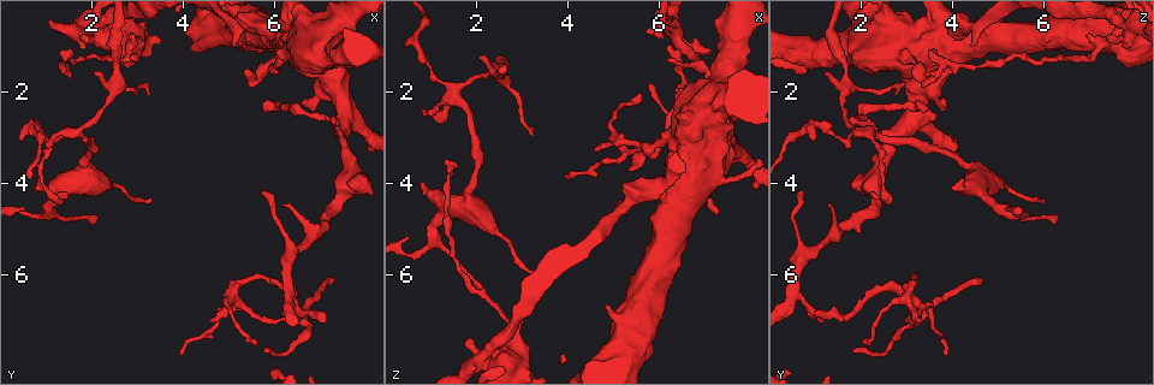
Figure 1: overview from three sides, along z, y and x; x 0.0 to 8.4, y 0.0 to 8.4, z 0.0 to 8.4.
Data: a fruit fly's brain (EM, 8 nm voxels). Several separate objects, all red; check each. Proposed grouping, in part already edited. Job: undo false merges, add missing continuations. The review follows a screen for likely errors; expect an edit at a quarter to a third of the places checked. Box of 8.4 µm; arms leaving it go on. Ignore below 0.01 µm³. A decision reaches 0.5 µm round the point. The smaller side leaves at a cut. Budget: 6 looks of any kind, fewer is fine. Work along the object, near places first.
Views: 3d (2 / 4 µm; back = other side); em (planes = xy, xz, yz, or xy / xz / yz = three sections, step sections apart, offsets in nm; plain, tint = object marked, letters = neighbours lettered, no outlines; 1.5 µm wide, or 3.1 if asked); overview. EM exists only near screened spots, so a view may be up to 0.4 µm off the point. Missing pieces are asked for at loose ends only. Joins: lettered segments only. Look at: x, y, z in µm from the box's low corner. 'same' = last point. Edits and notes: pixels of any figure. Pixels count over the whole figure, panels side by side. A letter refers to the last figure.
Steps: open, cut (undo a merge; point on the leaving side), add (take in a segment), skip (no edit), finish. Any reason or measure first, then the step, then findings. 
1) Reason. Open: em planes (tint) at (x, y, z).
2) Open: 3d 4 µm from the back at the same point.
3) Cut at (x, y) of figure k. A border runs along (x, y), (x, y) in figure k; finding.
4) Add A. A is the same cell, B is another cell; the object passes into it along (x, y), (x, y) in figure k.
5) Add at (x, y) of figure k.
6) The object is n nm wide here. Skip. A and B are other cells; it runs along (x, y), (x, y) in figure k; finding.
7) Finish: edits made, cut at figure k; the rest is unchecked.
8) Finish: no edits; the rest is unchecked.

Tapers out. Open: 3d 4 µm at (5.75, 2.35, 3.40).

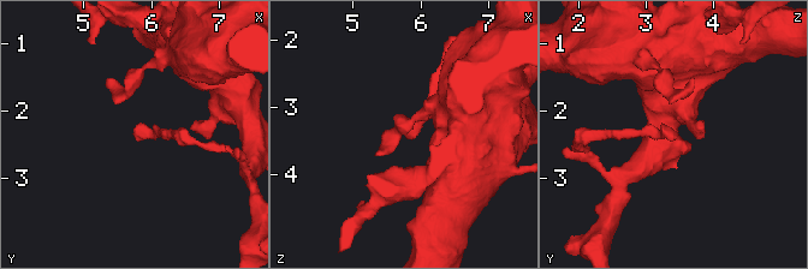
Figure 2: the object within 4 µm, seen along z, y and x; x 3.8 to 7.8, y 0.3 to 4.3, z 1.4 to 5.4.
Need the tissue. Open: em xy step 8 (letters) at (5.70, 2.40, 3.40).

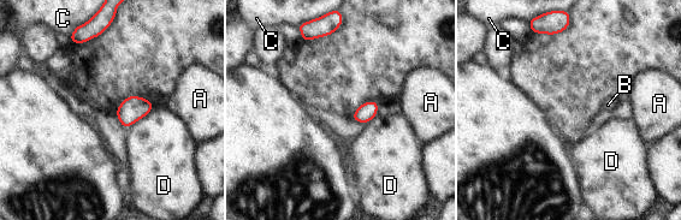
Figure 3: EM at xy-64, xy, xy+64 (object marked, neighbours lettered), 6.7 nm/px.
Open: em xz step 8 (letters) at the same point.

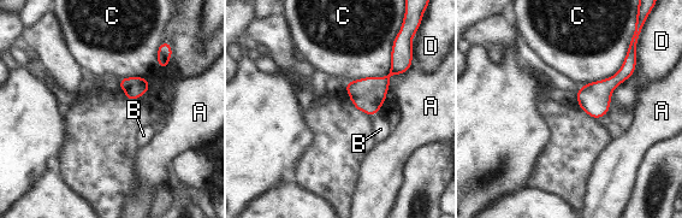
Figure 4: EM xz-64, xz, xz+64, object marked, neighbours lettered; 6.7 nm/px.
Add B. B is the same cell, A, C and D are other cells; the object passes into it along (367, 94), (373, 115), (380, 129) in figure 4; the neuron continues.

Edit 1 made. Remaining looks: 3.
Sharp bend. Open: 3d 2 µm at (5.10, 6.30, 3.10).

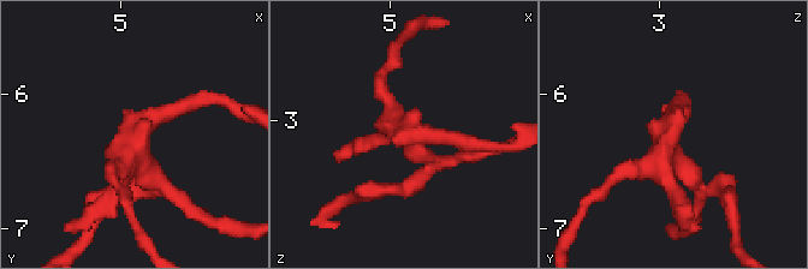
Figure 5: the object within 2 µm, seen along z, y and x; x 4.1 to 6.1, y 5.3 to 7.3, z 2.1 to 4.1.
Now the EM. Open: em xz step 4 (tint) at (5.14, 6.36, 3.10).

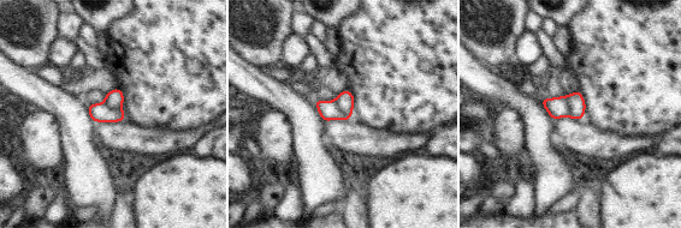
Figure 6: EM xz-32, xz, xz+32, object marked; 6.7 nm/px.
Cut it another way. Open: em yz step 8 (letters) at the same point.

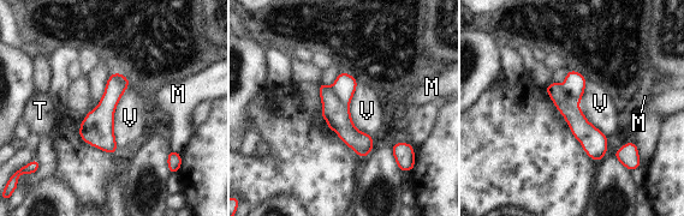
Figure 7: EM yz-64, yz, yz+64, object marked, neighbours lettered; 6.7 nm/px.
Cut at (333, 109) of figure 7. M, T and V are other cells; a border runs along (331, 86), (348, 107) in figure 7; two neurons meet here.

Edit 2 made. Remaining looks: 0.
Finish: edits made, add at figure 4, cut at figure 7; the rest is unchecked.

